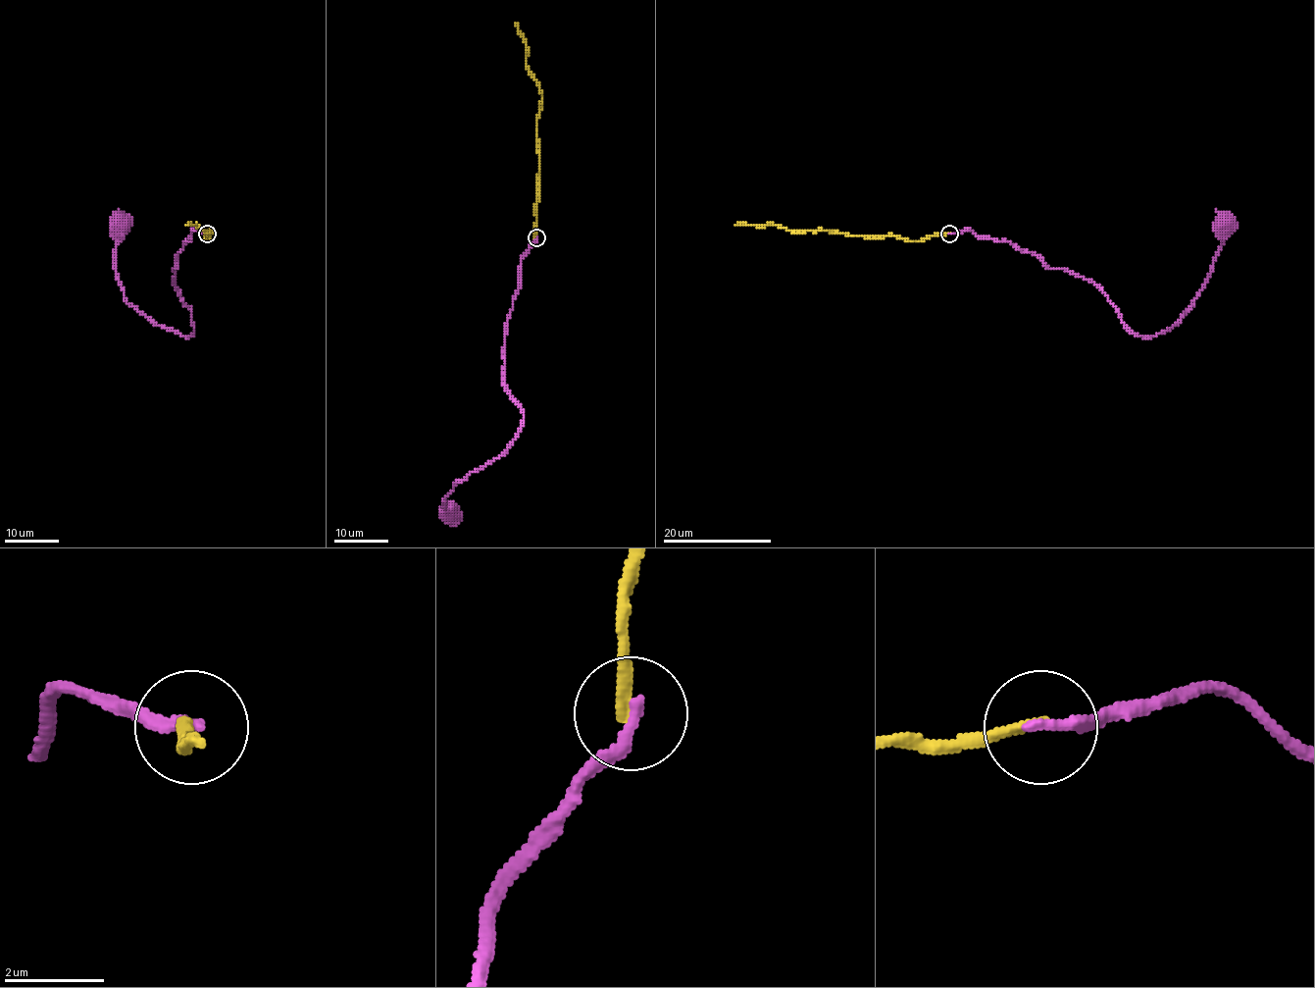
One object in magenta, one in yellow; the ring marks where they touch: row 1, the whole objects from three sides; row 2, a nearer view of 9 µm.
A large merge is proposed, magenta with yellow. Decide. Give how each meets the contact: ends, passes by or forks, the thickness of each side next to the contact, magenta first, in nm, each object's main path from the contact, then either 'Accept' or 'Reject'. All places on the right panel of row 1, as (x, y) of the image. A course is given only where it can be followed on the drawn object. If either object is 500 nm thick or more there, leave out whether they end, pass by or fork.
At the ring magenta ends. At the ring yellow ends. Thickness 240 nm (magenta) against 240 nm. Course of magenta: (949, 234), (971, 230), (1066, 268), (1097, 286), (1144, 337), (1187, 312), (1224, 223). Course of yellow: (949, 234), (907, 242), (889, 235), (845, 235), (824, 230), (791, 233), (778, 226), (734, 226). Reject

